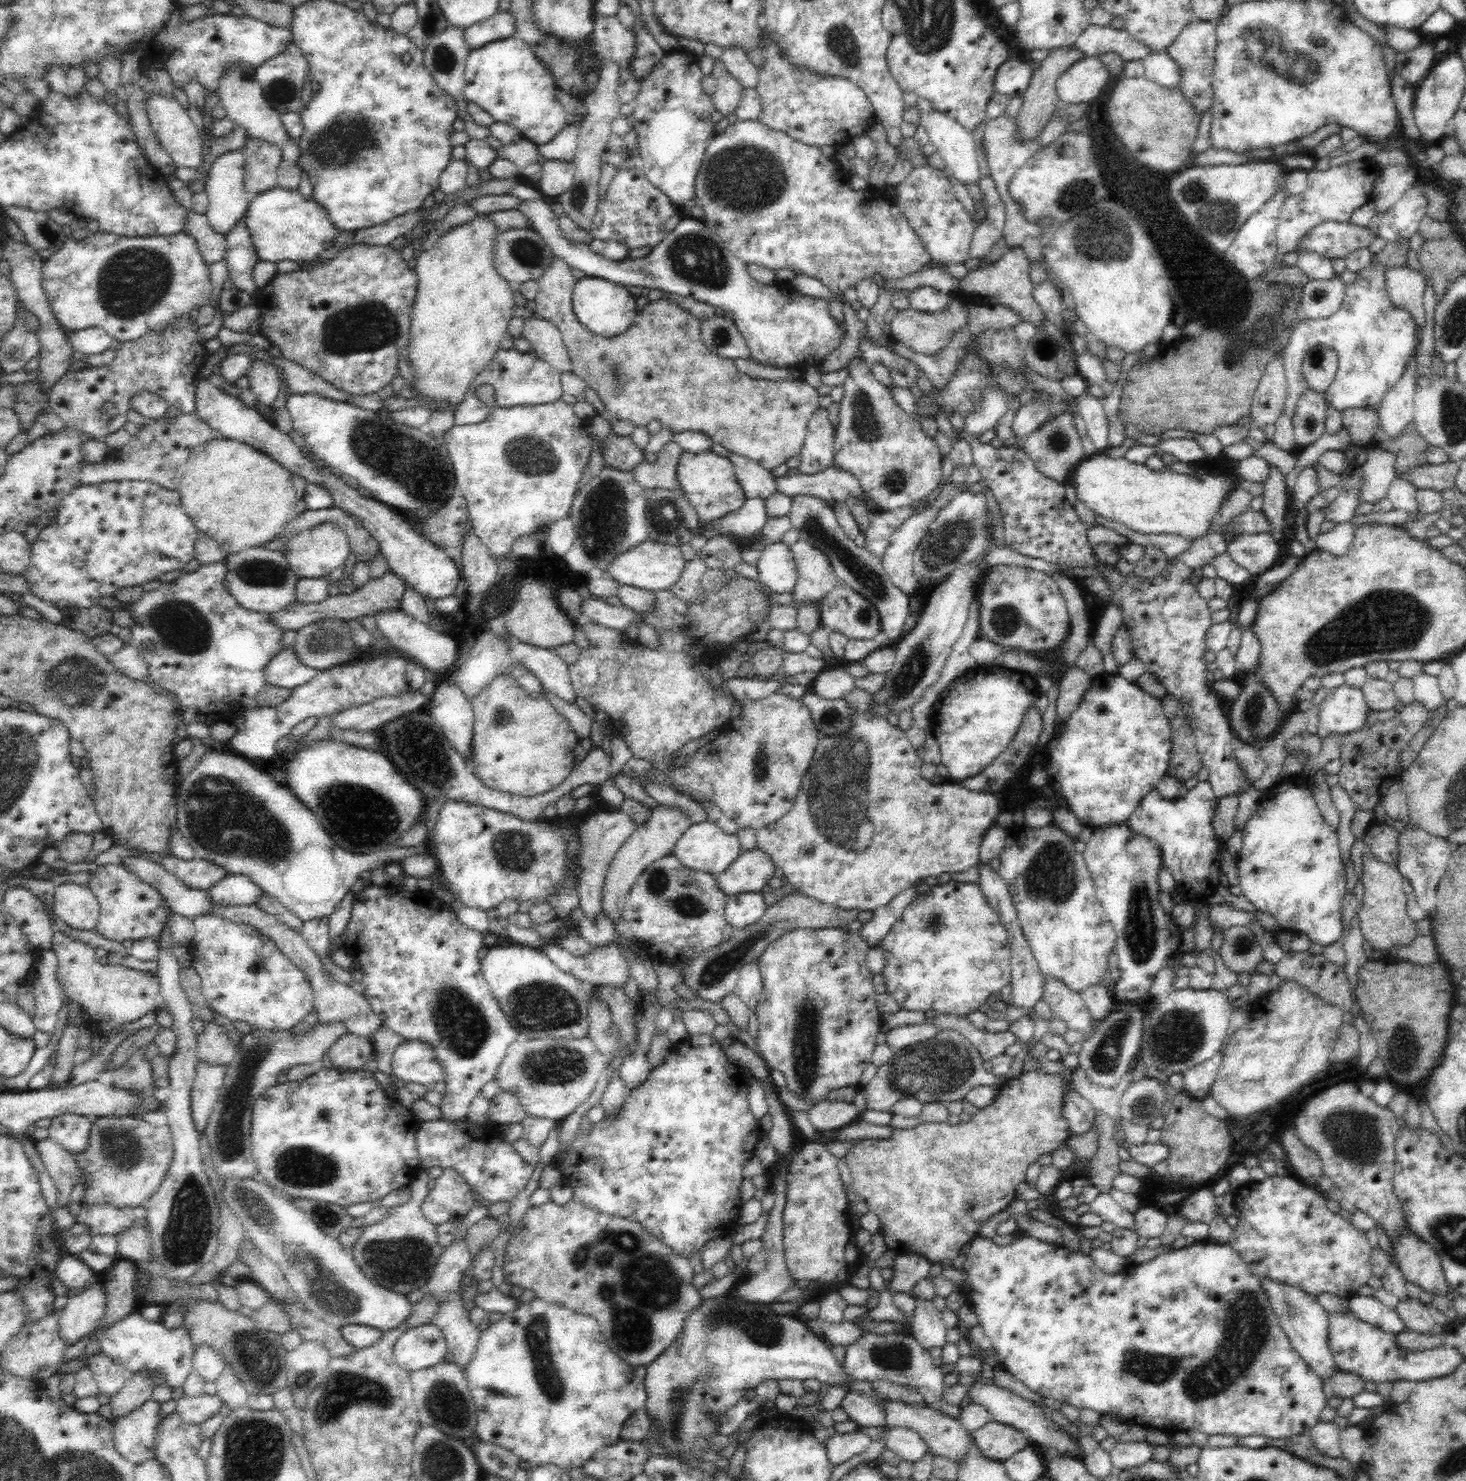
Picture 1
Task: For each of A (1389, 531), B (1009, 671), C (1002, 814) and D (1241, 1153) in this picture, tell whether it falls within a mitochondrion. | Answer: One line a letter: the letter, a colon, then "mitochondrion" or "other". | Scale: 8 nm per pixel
A: other
B: other
C: other
D: other

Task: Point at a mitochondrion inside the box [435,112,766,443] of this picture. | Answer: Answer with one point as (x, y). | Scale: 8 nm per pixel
(694, 256)

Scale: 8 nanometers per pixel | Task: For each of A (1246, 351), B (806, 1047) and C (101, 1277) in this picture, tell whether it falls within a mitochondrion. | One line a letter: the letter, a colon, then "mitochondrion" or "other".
A: mitochondrion
B: mitochondrion
C: other

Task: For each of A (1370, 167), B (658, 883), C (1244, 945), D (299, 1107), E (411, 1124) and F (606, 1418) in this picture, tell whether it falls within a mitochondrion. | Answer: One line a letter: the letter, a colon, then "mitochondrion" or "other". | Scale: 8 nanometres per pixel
A: other
B: mitochondrion
C: mitochondrion
D: other
E: other
F: other

